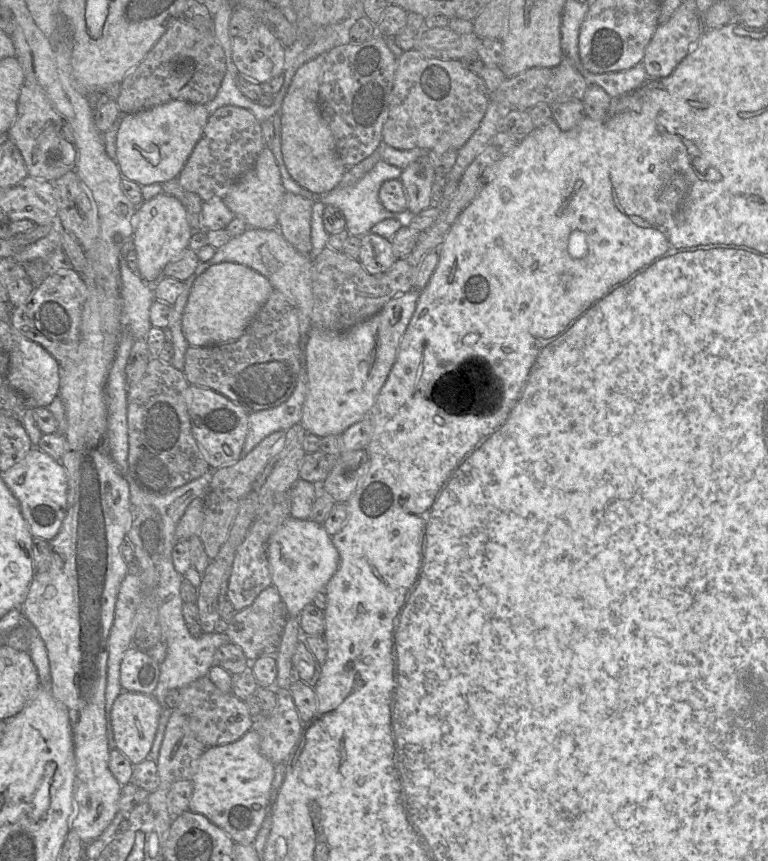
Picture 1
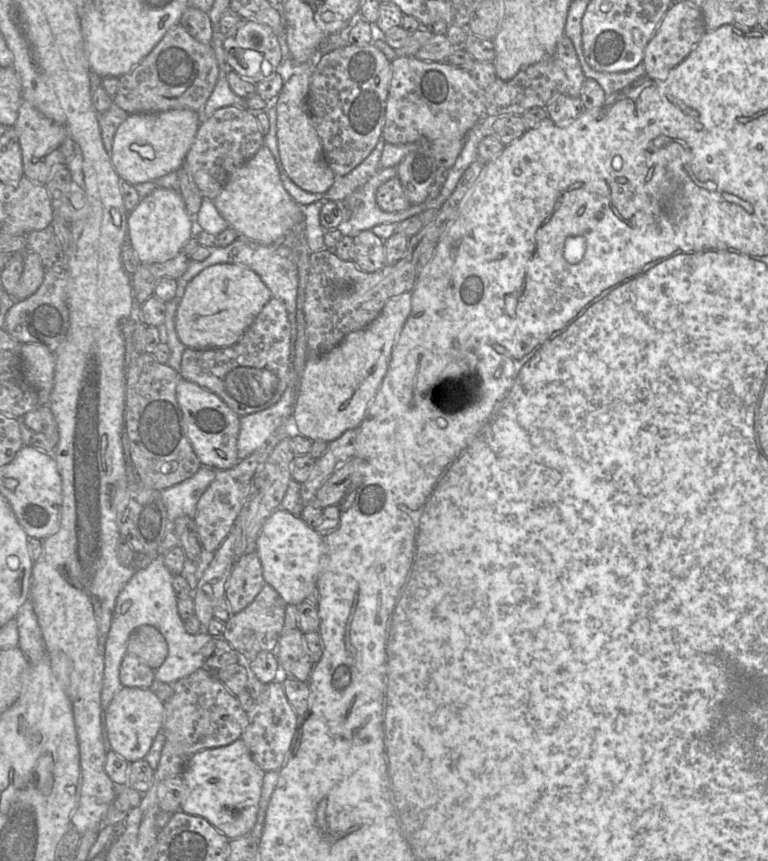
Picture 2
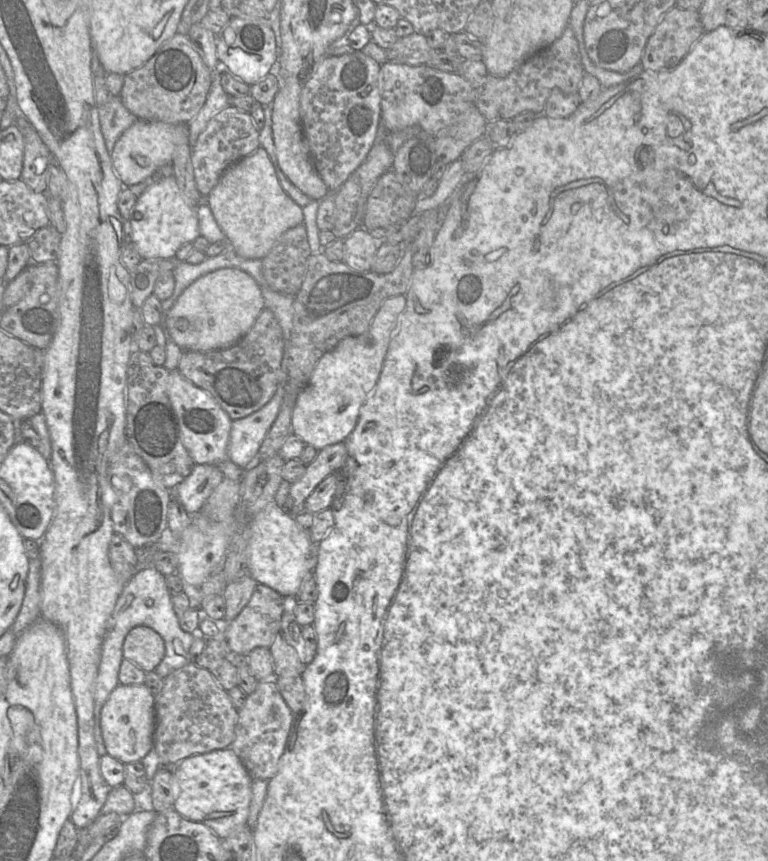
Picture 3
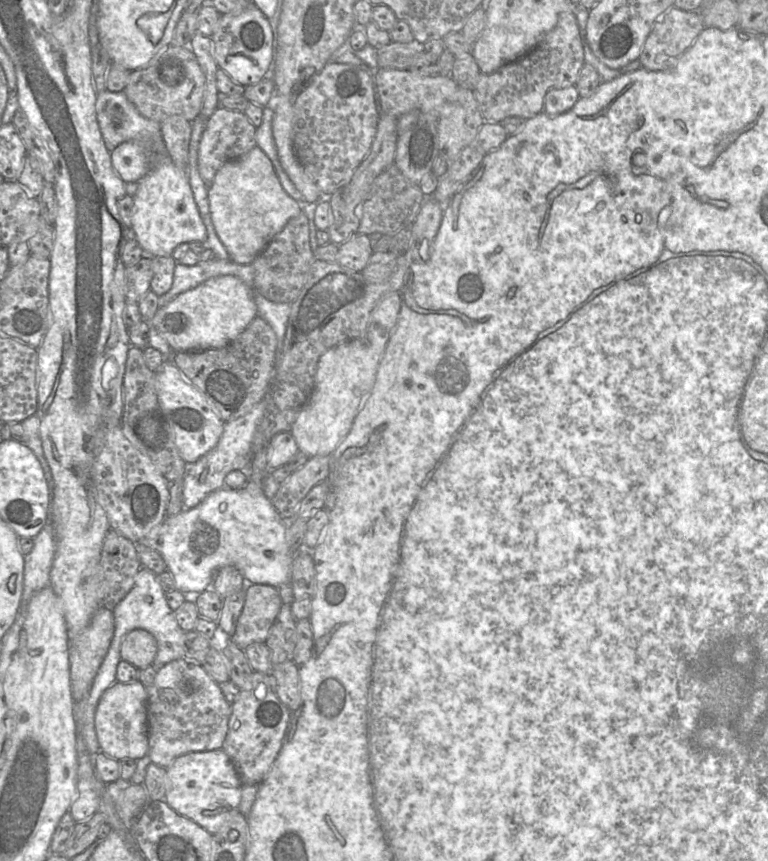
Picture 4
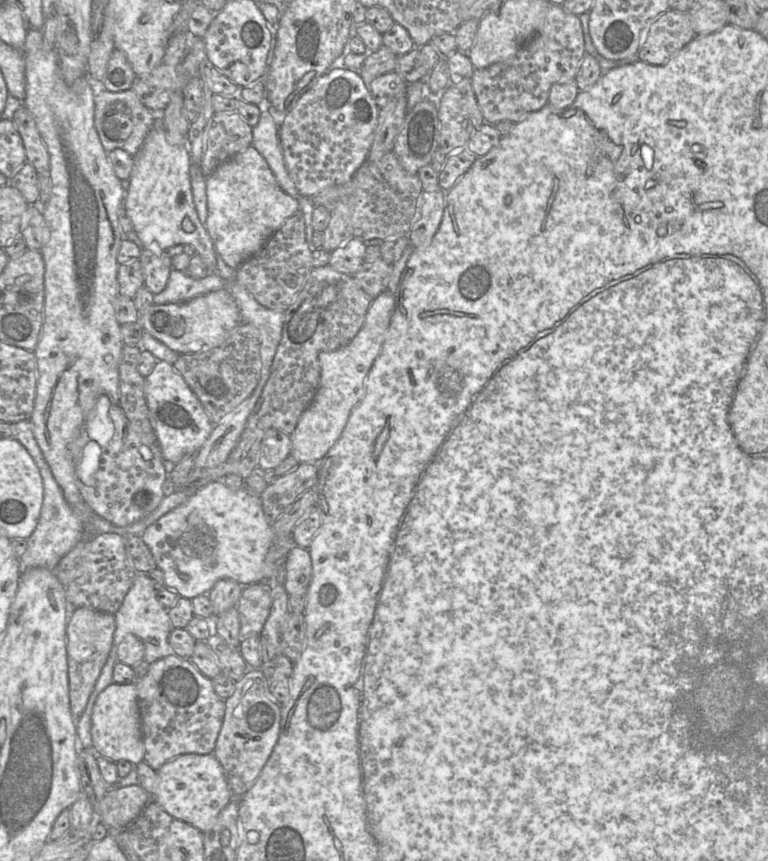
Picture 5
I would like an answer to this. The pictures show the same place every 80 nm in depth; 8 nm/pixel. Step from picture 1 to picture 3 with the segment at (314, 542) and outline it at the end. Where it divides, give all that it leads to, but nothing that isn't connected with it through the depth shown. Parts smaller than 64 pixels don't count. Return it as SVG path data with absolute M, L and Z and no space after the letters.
M275 502L269 503L263 510L261 510L259 513L257 513L248 523L248 531L249 531L249 544L248 544L248 564L247 564L247 571L248 573L258 582L261 584L265 584L269 586L270 588L277 591L282 596L289 596L293 595L296 596L300 585L302 583L303 578L310 573L311 571L314 572L314 569L317 564L317 544L314 544L309 536L309 532L304 530L301 526L297 524L297 522L294 519L294 516L291 515L286 510L280 508Z

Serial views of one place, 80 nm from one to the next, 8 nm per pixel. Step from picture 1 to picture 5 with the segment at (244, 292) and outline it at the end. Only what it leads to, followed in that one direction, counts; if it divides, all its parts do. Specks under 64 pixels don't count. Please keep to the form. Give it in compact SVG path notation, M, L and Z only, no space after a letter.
M225 288L184 303L152 304L139 311L138 322L145 332L178 354L191 354L219 346L241 324L239 308Z

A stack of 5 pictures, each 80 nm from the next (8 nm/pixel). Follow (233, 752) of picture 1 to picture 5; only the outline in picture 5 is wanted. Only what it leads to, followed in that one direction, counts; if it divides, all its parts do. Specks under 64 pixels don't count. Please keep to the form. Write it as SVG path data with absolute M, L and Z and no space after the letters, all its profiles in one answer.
M188 753L169 760L157 770L155 792L151 798L174 818L206 832L213 827L219 813L233 796L223 768L213 753Z

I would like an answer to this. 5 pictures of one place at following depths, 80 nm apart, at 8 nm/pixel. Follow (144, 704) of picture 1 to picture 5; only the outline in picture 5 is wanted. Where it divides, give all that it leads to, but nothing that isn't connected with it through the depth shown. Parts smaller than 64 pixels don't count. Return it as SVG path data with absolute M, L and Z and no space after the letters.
M112 682L97 696L91 717L92 748L97 755L115 763L126 760L133 765L144 760L145 747L137 697L135 682L129 684Z

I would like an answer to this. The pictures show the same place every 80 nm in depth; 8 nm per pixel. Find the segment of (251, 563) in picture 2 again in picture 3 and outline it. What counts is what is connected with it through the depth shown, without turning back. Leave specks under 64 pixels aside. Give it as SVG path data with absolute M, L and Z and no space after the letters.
M247 572L229 582L223 592L226 604L224 622L235 619L250 601L258 582Z

